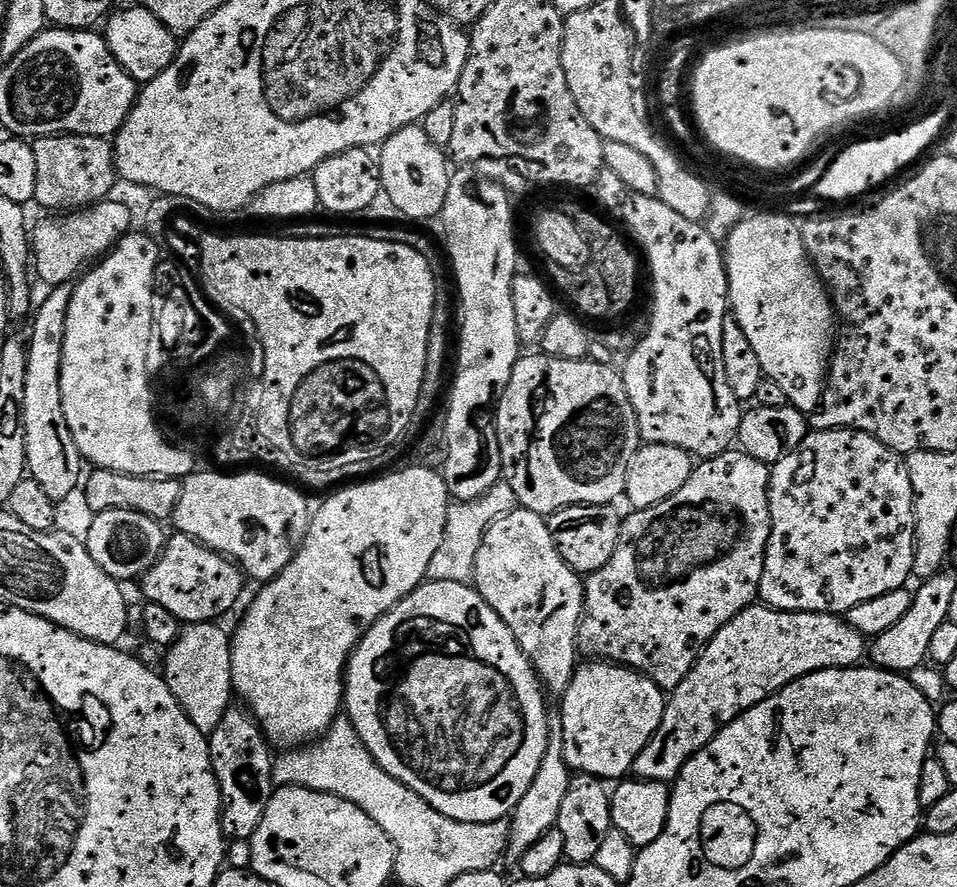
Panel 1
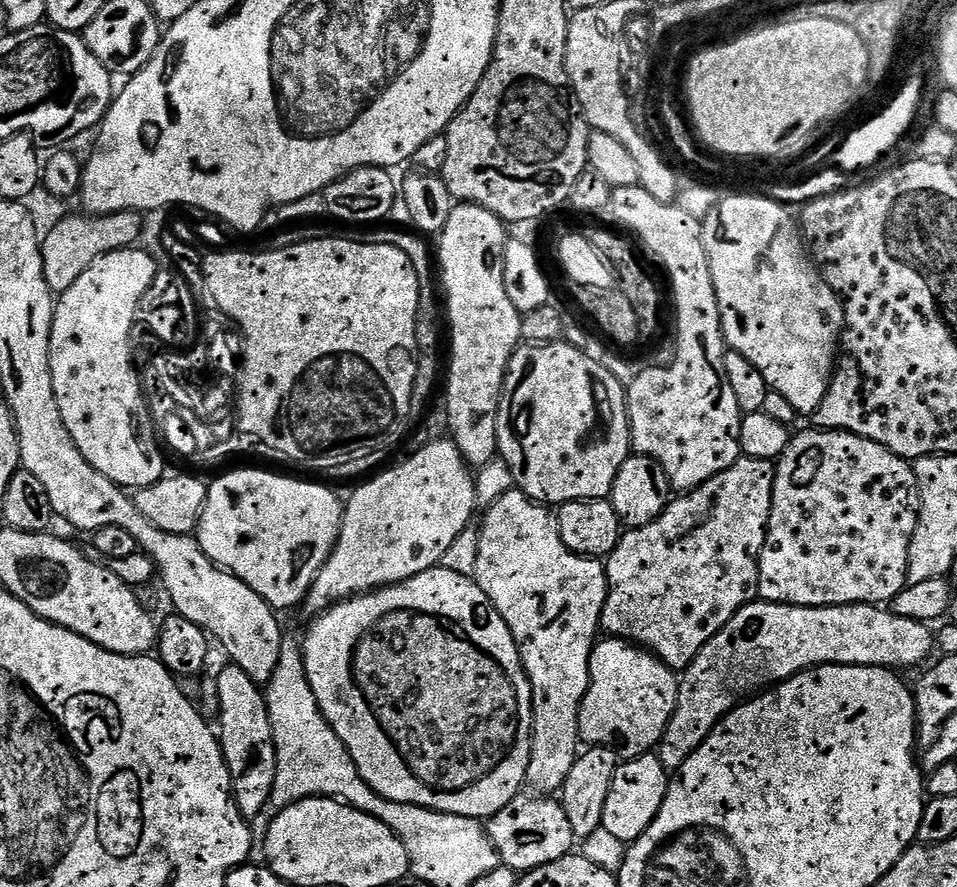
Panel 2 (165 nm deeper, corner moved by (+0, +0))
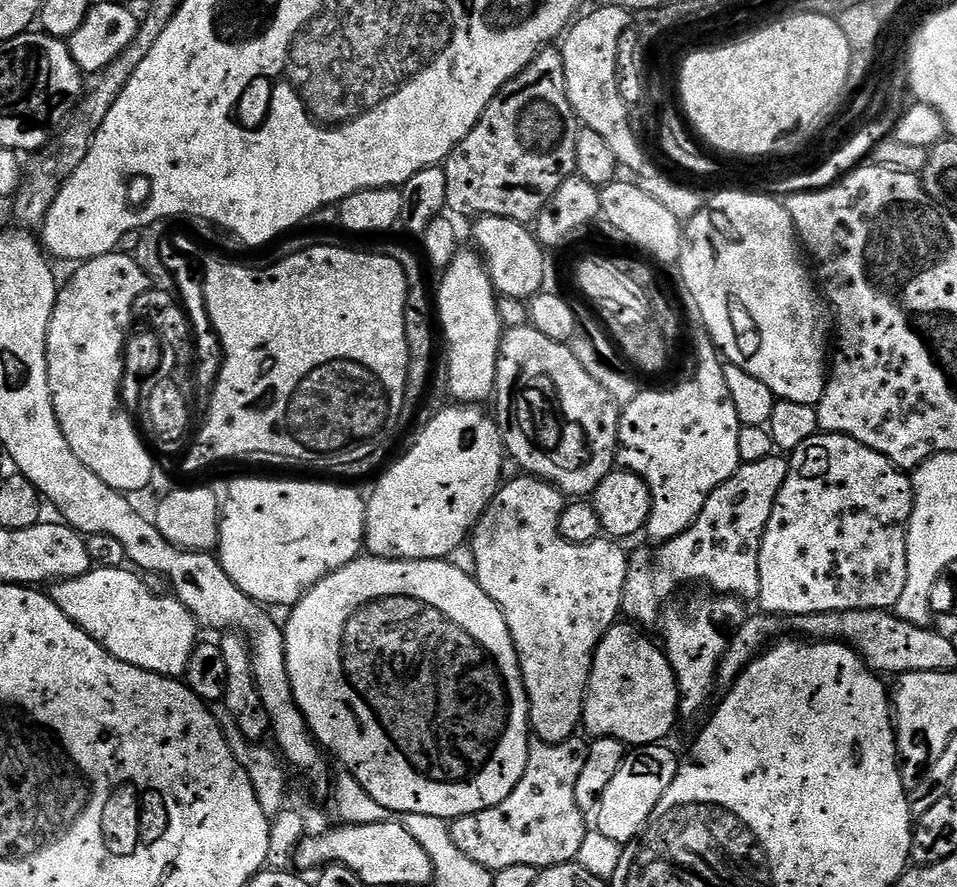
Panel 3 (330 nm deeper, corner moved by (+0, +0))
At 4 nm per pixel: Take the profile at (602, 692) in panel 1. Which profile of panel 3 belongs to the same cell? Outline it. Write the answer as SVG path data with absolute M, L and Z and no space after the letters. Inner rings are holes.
M628 622L613 624L592 655L592 673L588 679L588 694L584 698L582 721L583 731L588 731L589 737L609 736L622 741L625 746L659 744L669 739L667 736L671 734L676 720L678 721L680 688L676 684L674 670L664 655L663 647L656 645L655 648L639 631L643 632Z

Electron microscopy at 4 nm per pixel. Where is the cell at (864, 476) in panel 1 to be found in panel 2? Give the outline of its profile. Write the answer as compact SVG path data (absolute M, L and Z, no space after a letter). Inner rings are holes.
M811 430L812 432L800 432L791 437L788 441L788 448L780 455L776 464L776 481L772 491L772 509L768 519L768 533L764 549L760 551L760 591L758 593L761 601L770 604L797 604L803 608L829 608L835 604L874 604L877 606L887 605L897 596L908 584L908 559L910 558L910 542L916 533L916 522L918 519L918 509L920 506L920 485L916 483L916 469L909 461L903 460L898 454L894 454L886 446L882 446L873 440L867 440L861 436L855 436L853 432L830 432L827 430Z

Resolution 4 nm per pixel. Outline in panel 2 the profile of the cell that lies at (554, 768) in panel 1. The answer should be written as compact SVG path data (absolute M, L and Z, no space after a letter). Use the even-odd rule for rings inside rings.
M522 491L502 494L483 515L484 525L478 528L480 541L474 579L498 614L502 614L520 651L532 691L532 749L526 784L533 793L556 794L563 789L582 748L580 707L590 686L590 658L598 643L600 619L608 597L608 570L603 559L573 554L562 542L555 515Z

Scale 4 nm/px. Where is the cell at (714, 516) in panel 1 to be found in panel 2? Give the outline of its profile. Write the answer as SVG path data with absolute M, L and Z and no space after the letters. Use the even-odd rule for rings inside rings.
M741 458L734 466L722 470L714 478L710 478L700 488L694 488L690 492L677 495L675 499L665 508L664 513L654 522L644 524L641 528L629 527L621 535L618 546L613 550L612 555L607 557L606 567L608 570L608 597L602 610L600 619L600 632L605 637L618 640L627 640L656 656L673 670L683 670L691 666L694 658L734 618L734 614L745 604L753 603L760 591L760 551L764 549L766 534L768 533L768 519L772 509L772 491L776 481L776 464L771 460L749 460Z

